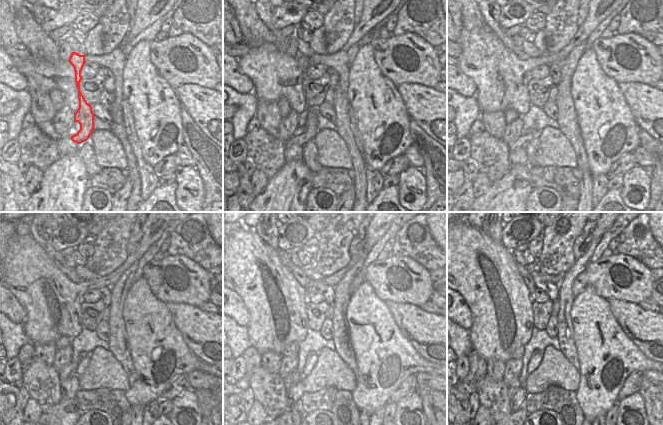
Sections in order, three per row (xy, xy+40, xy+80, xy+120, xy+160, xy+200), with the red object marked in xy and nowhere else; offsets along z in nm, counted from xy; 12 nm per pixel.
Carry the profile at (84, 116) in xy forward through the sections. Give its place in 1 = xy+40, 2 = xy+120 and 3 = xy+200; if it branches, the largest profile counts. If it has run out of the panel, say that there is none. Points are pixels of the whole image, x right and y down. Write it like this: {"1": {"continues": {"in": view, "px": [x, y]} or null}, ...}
{"1": {"continues": {"in": "xy+40", "px": [311, 125]}}, "2": {"continues": {"in": "xy+120", "px": [69, 370]}}, "3": {"continues": {"in": "xy+200", "px": [513, 388]}}}

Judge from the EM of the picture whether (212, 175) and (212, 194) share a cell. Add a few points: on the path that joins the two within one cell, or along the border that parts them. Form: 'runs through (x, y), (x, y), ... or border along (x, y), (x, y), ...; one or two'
runs through (212, 180), (212, 189); one

